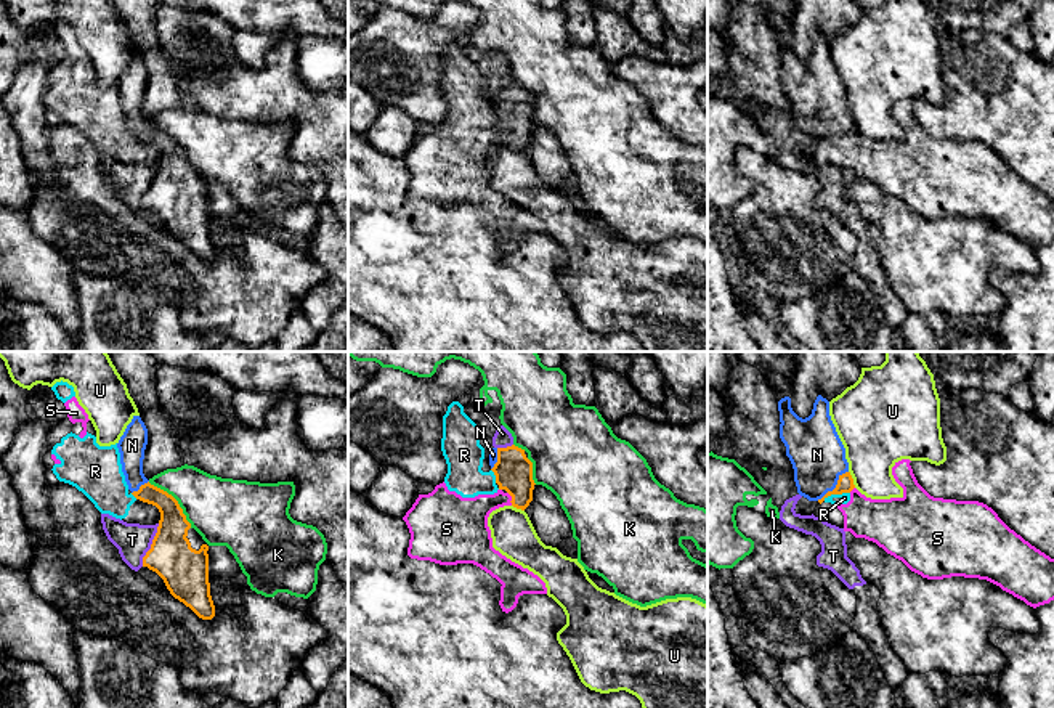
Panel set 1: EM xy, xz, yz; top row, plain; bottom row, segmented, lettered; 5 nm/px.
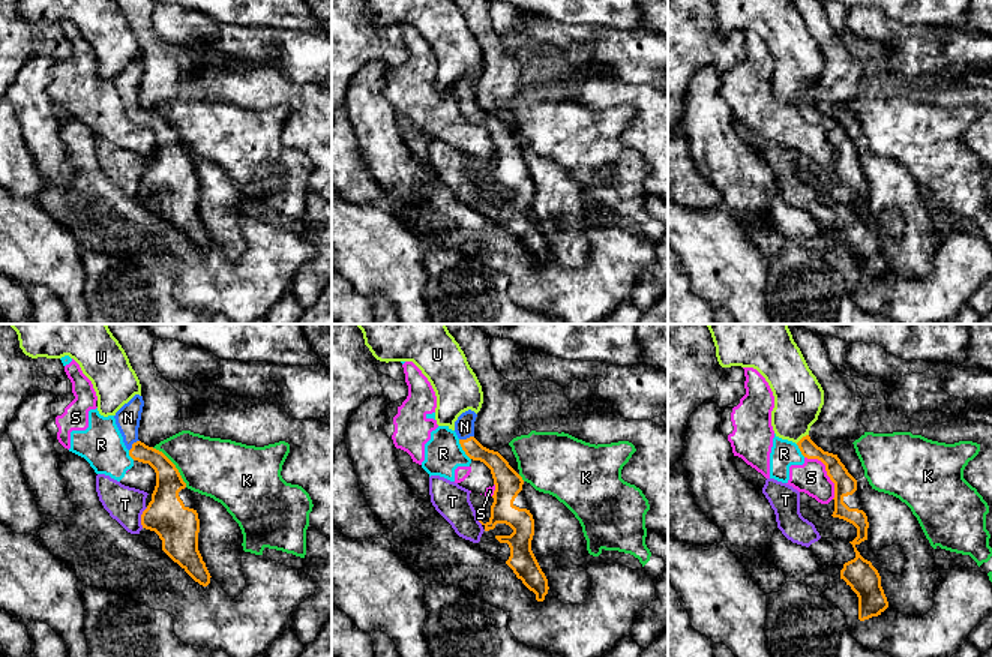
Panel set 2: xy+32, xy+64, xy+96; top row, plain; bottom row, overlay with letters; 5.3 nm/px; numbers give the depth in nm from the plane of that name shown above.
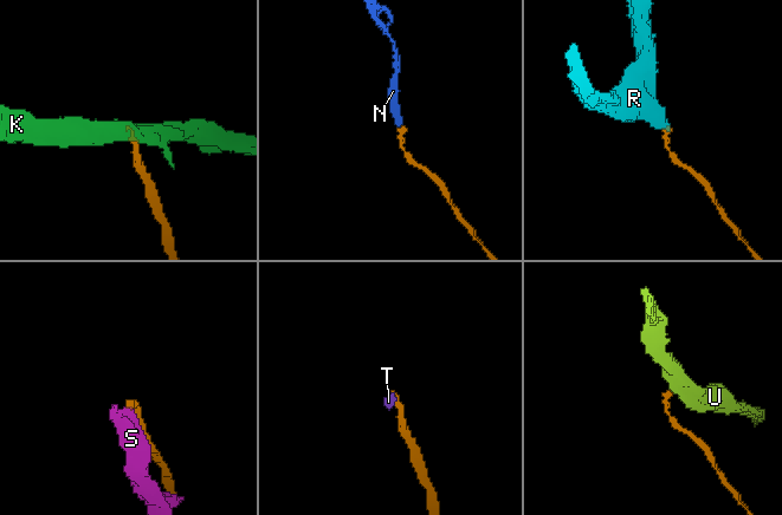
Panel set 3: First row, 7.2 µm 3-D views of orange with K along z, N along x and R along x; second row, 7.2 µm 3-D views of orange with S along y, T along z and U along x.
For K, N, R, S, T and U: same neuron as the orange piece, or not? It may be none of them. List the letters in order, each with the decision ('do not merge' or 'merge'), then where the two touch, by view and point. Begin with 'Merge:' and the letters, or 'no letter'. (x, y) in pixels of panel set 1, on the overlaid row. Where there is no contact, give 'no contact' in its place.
Merge: N
K: do not merge; contact xy (175, 500)
N: merge; contact yz (836, 487)
R: do not merge; contact yz (836, 493)
S: do not merge; contact xz (512, 498)
T: do not merge; contact xy (151, 545)
U: do not merge; contact yz (852, 479)

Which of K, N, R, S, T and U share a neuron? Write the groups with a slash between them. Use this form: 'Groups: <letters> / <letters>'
Groups: K / N / R S / T / U

